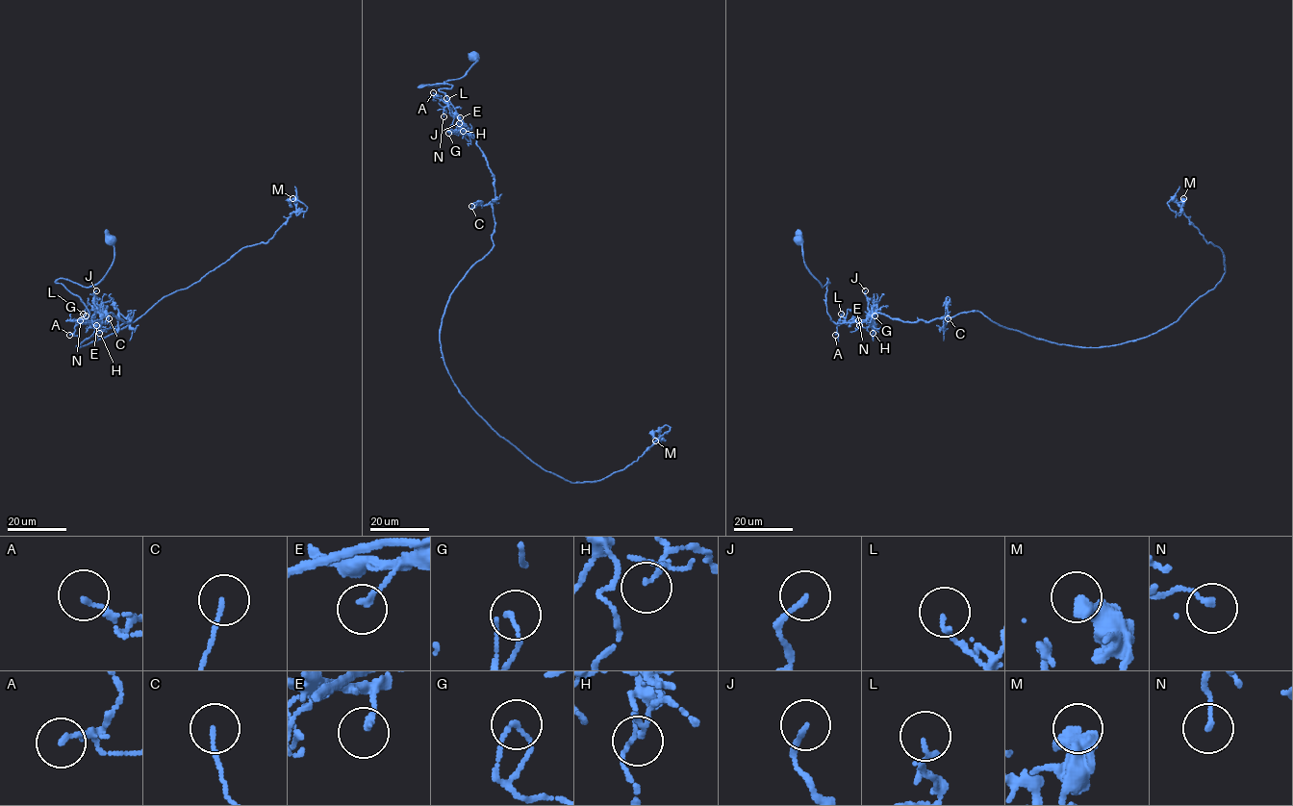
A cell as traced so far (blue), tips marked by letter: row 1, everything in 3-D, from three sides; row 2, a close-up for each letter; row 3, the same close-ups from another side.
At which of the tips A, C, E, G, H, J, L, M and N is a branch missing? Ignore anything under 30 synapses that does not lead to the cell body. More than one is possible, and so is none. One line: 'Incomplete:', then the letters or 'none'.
Incomplete: none

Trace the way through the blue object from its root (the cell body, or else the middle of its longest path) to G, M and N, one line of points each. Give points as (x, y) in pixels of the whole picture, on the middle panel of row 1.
G: (472, 55), (477, 62), (461, 78), (418, 87), (451, 85), (439, 90), (445, 95), (464, 128), (448, 133)
M: (472, 55), (418, 87), (451, 85), (494, 177), (494, 246), (442, 318), (447, 373), (572, 483), (655, 440)
N: (472, 55), (477, 62), (461, 78), (418, 87), (451, 85), (439, 89), (451, 104), (444, 108), (443, 116)

